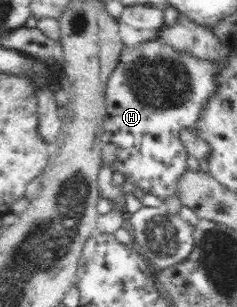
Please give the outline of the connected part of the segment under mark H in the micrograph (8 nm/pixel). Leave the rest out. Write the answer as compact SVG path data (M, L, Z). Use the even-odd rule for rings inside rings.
M142 40L134 45L125 45L121 60L115 66L114 72L111 73L108 79L108 84L106 87L106 99L107 99L107 125L109 125L109 141L111 144L117 146L117 157L109 164L112 172L120 172L125 176L127 181L134 185L134 187L139 187L144 193L151 193L151 195L156 195L159 199L164 200L171 195L177 194L177 184L178 180L188 171L187 166L187 149L185 145L181 142L180 132L189 128L191 130L196 130L202 117L202 112L204 111L204 106L208 103L207 97L211 97L211 93L215 93L215 77L219 73L221 66L217 62L211 62L209 60L201 60L195 56L191 56L189 52L175 52L175 49L167 44L163 44L161 40Z

